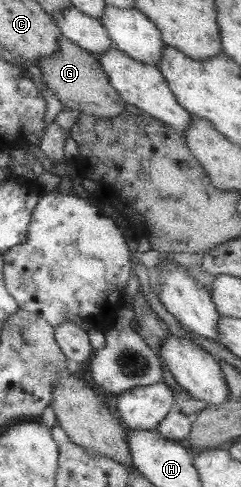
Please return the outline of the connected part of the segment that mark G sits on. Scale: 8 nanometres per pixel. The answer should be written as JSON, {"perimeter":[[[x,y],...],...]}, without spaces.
{"perimeter":[[[65,35],[60,36],[60,47],[52,55],[40,58],[37,66],[42,72],[42,80],[54,96],[68,108],[95,115],[97,117],[116,117],[125,112],[127,103],[111,80],[99,57],[75,44]]]}

